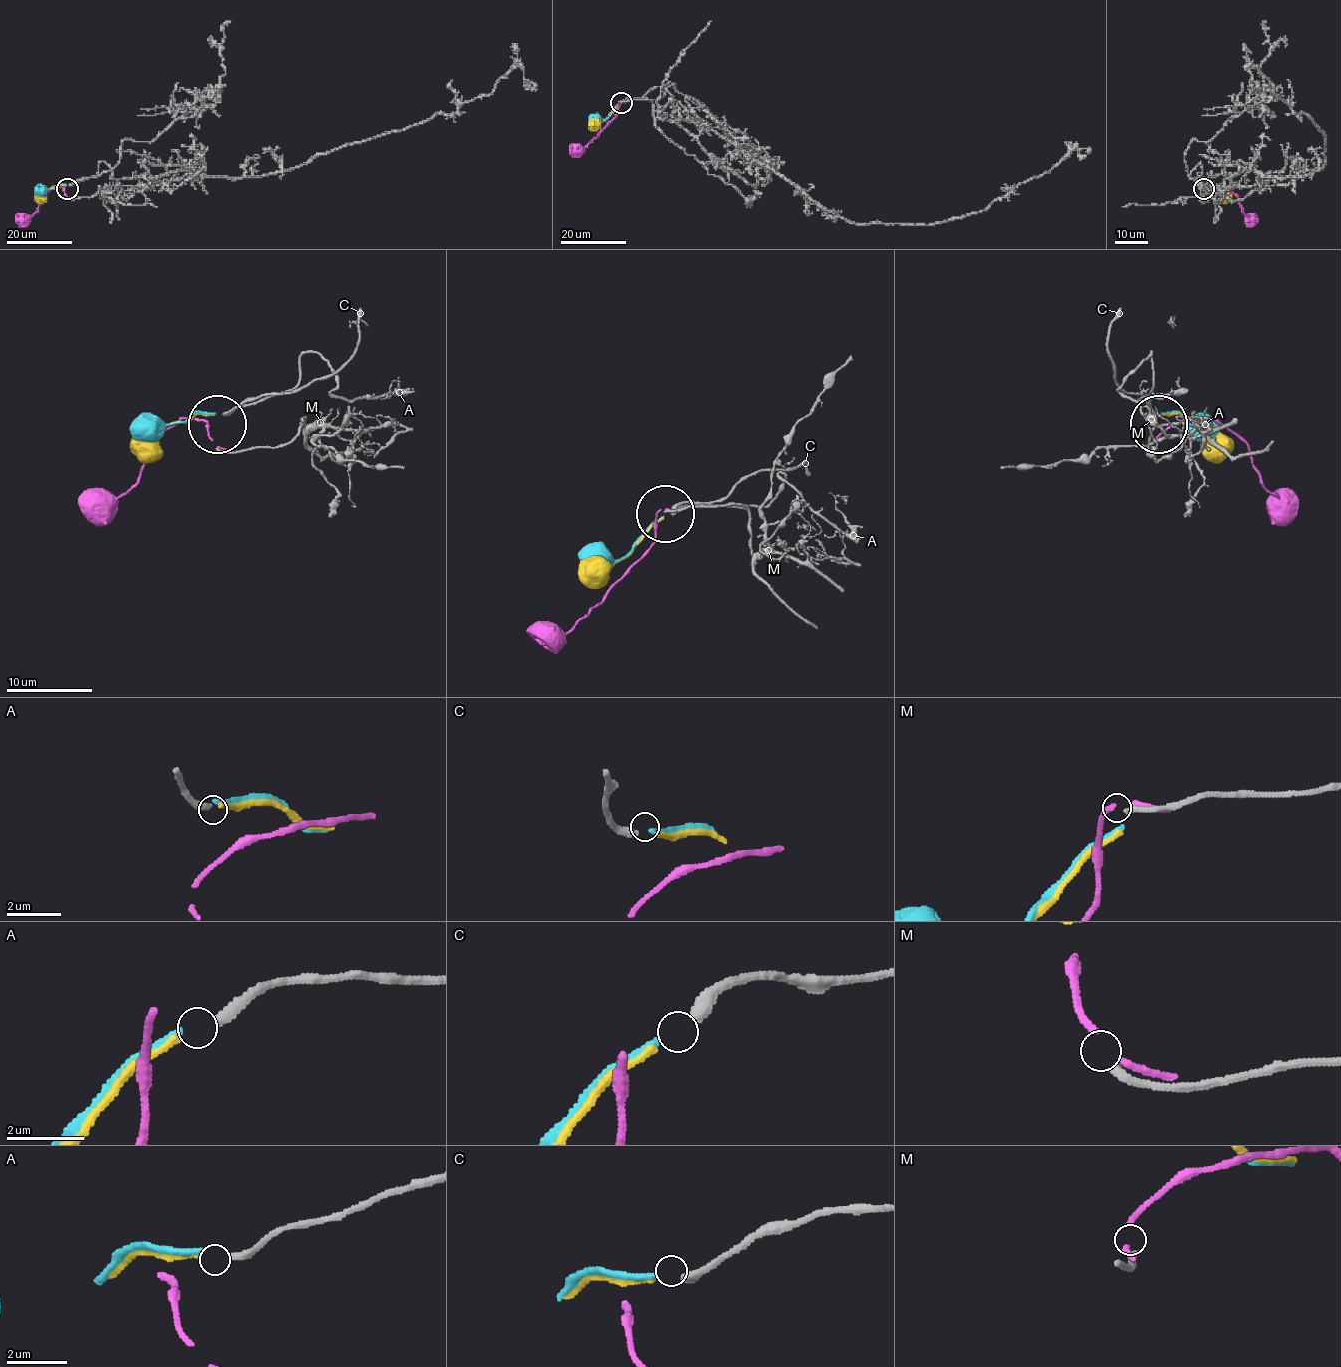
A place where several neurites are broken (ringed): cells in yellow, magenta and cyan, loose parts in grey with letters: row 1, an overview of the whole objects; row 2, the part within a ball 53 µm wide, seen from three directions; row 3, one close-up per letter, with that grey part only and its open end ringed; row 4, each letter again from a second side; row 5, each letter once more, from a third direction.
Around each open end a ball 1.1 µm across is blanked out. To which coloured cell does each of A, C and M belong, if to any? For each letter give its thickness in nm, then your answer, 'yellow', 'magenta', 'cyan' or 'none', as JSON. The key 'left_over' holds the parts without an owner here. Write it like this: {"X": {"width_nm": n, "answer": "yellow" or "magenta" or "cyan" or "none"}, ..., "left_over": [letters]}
{"A": {"width_nm": 280, "answer": "yellow"}, "C": {"width_nm": 340, "answer": "cyan"}, "M": {"width_nm": 200, "answer": "none"}, "left_over": ["M"]}

